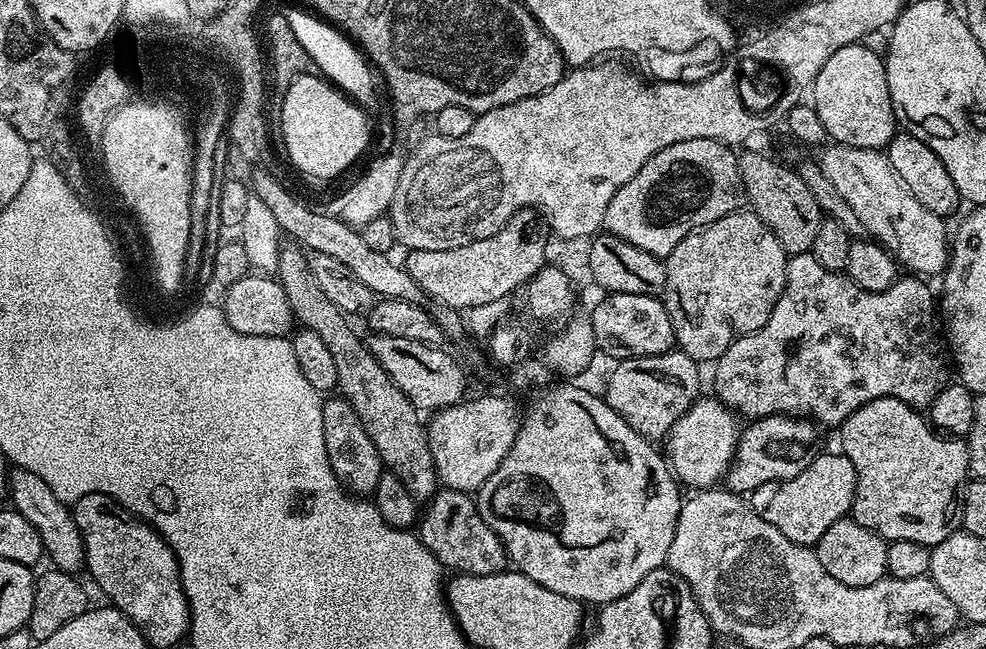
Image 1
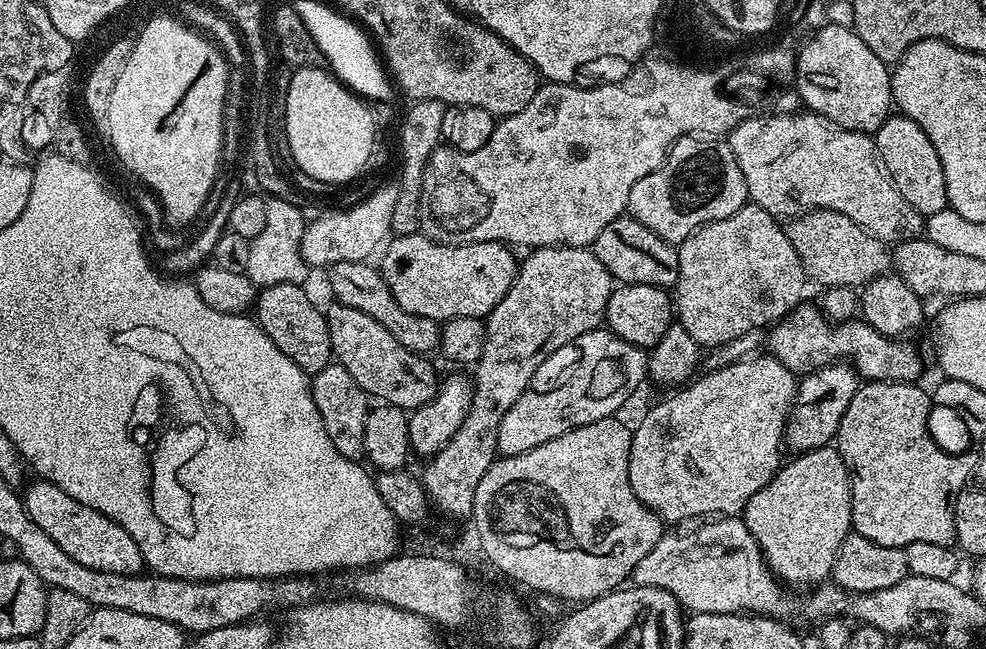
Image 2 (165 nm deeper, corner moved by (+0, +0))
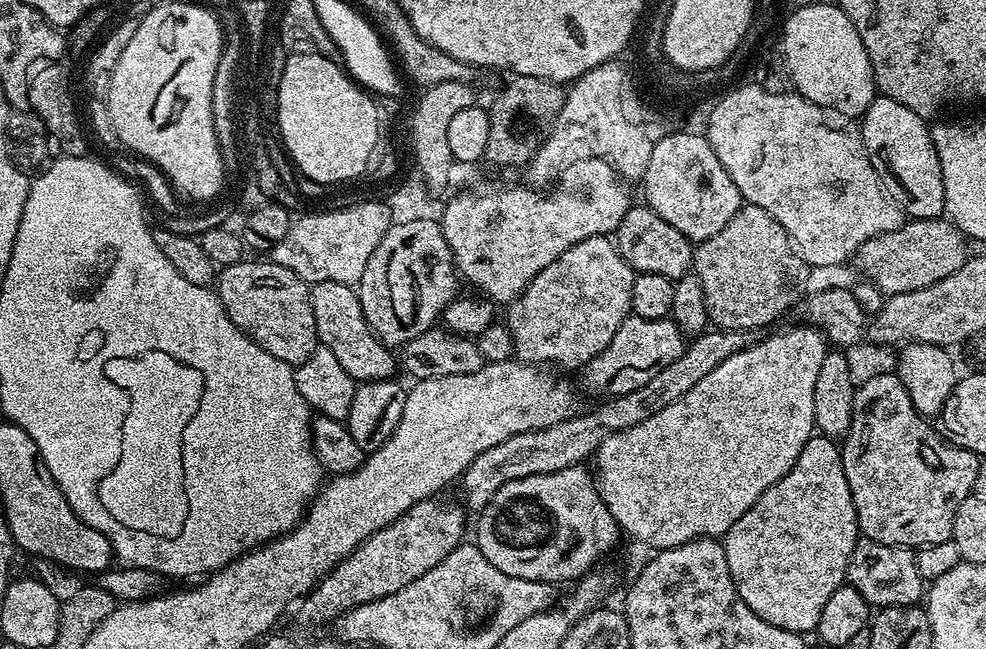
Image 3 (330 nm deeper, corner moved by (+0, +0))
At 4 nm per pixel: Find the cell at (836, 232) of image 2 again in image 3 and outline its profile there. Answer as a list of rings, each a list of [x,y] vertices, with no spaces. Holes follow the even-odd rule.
[[[947,218],[935,220],[909,219],[893,232],[870,238],[856,251],[854,265],[865,281],[872,283],[885,297],[922,290],[949,274],[968,259],[969,249],[964,249],[966,237]]]

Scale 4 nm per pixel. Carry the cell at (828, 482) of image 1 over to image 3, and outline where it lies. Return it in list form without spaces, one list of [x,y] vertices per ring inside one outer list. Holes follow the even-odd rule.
[[[813,434],[806,446],[802,446],[802,454],[798,454],[798,462],[794,462],[790,474],[770,486],[770,490],[766,490],[766,494],[762,494],[738,522],[734,522],[722,538],[726,566],[730,566],[730,578],[742,602],[746,602],[758,618],[770,622],[770,626],[778,626],[787,632],[801,633],[818,626],[818,617],[830,594],[848,579],[850,554],[854,554],[854,546],[861,535],[840,450],[841,445],[829,436]]]

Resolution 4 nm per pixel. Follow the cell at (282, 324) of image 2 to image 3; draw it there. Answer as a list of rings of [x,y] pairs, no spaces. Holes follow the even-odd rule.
[[[245,258],[229,268],[220,268],[214,291],[222,302],[224,313],[228,315],[230,322],[234,322],[234,326],[238,326],[238,330],[242,330],[255,344],[262,346],[266,354],[274,354],[274,358],[286,361],[295,368],[302,362],[306,362],[314,350],[320,346],[313,304],[310,302],[310,286],[281,264],[273,264],[268,258],[256,259],[260,260]]]

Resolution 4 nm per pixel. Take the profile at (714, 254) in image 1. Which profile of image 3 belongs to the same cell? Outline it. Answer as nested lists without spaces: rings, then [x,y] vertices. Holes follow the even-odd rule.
[[[750,203],[741,206],[734,214],[734,218],[730,218],[730,222],[726,226],[722,226],[722,230],[718,230],[718,234],[714,234],[714,238],[706,238],[695,245],[692,262],[694,274],[702,282],[702,294],[706,302],[709,321],[720,330],[761,330],[760,328],[766,327],[767,324],[774,323],[783,312],[788,312],[791,308],[793,311],[810,288],[808,285],[808,275],[810,275],[808,263],[796,252],[796,246],[786,234],[786,230],[777,220],[770,218],[770,214],[766,210],[762,210],[762,206],[754,206]]]

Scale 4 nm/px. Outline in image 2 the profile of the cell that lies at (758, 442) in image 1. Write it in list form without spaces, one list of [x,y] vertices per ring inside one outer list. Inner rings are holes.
[[[837,361],[826,367],[816,368],[807,373],[796,385],[796,399],[788,411],[788,422],[784,425],[784,442],[793,453],[809,452],[819,448],[827,448],[836,439],[836,431],[842,422],[842,414],[846,414],[846,406],[854,399],[854,394],[859,390],[862,380],[856,375],[855,368],[845,361]]]

